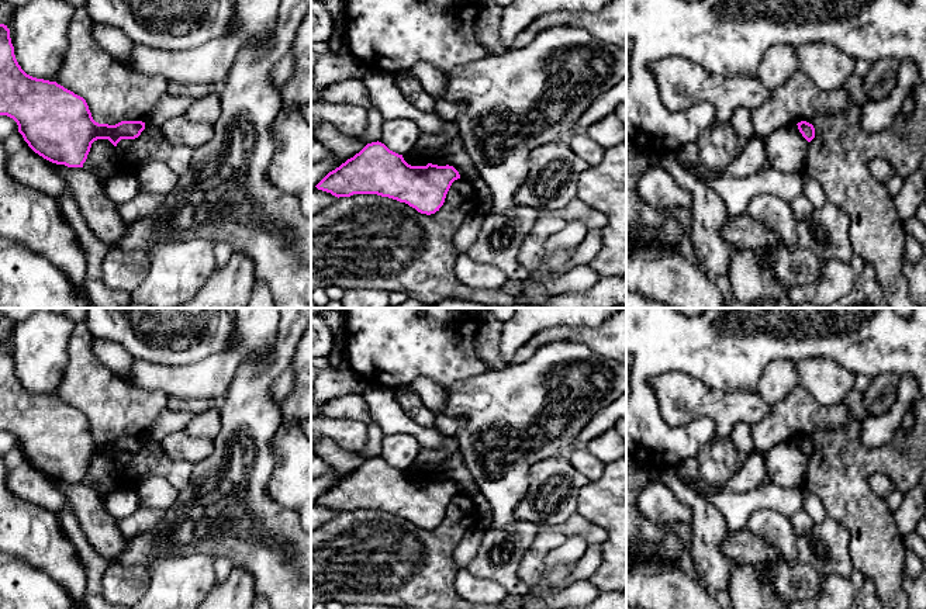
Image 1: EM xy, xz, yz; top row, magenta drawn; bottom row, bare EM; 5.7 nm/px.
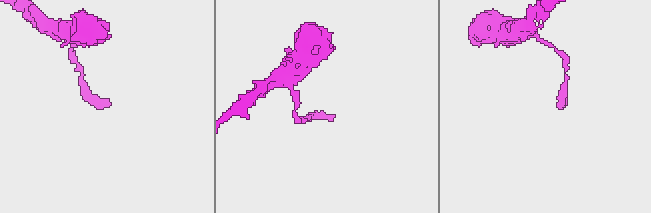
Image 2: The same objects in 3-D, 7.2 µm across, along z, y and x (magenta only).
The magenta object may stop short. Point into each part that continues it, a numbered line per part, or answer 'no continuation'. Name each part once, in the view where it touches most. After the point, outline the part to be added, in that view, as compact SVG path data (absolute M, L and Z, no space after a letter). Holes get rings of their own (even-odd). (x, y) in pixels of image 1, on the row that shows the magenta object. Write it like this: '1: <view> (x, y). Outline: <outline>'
no continuation

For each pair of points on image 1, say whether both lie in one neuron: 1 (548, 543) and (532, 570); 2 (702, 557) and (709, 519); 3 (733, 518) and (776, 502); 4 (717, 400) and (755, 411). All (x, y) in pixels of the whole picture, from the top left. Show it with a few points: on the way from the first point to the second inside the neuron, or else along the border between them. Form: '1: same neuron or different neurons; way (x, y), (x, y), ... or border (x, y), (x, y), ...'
1: same neuron; way (541, 550), (535, 556), (534, 563)
2: same neuron; way (707, 547), (708, 529)
3: same neuron; way (743, 508), (750, 501), (766, 501)
4: same neuron; way (726, 407), (745, 407)

